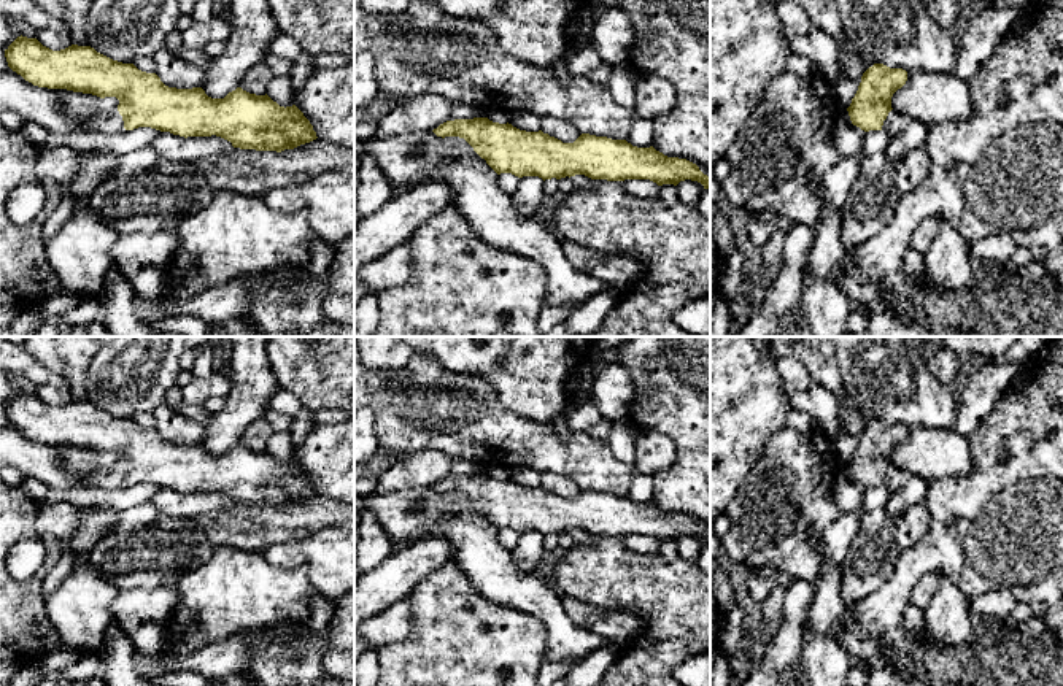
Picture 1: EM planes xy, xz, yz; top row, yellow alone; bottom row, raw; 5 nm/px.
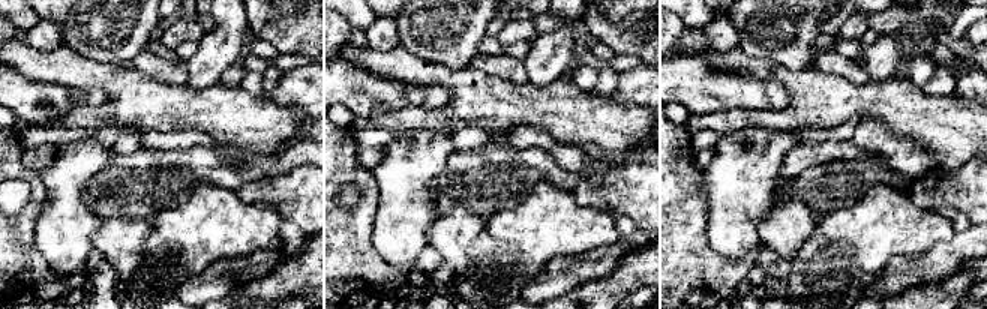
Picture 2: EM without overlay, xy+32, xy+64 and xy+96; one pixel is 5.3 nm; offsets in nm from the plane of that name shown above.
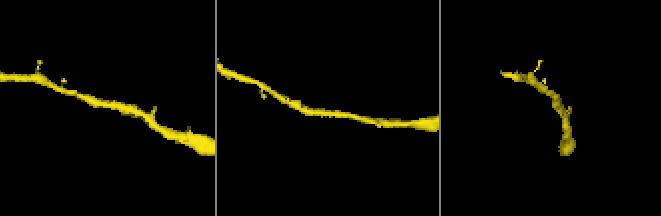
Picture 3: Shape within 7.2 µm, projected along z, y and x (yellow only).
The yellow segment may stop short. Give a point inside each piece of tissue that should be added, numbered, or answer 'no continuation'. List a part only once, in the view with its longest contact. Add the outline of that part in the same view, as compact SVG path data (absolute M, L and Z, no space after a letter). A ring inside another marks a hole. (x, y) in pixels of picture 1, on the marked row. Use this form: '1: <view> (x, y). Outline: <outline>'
1: xy (108, 121). Outline: M110 108L110 110L95 113L87 121L87 129L89 132L116 133L124 130L124 121L118 108Z

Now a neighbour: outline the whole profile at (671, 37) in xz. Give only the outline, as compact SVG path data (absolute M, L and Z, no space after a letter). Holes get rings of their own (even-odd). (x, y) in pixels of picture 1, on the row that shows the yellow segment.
M618 0L632 22L628 64L637 73L655 73L677 91L675 106L653 119L653 148L686 159L710 176L710 0Z

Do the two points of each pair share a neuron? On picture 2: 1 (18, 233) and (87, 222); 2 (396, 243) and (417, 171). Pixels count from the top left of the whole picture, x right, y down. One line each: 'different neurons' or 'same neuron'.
1: different neurons
2: same neuron

